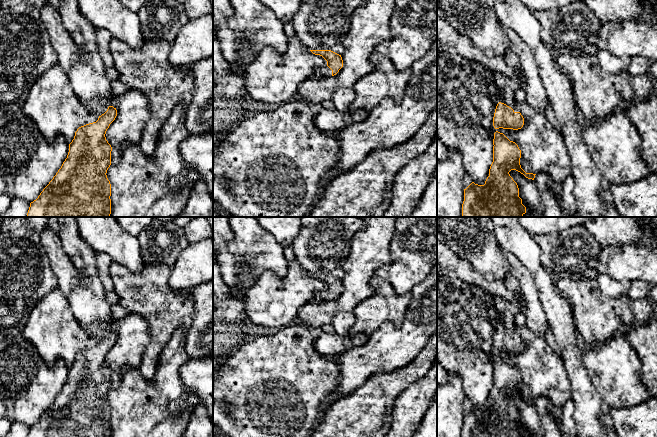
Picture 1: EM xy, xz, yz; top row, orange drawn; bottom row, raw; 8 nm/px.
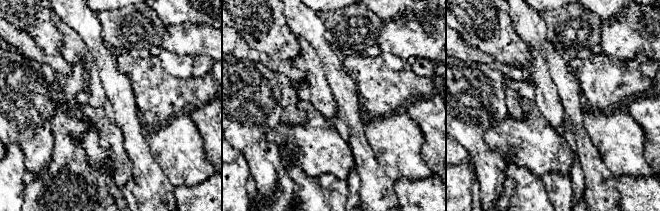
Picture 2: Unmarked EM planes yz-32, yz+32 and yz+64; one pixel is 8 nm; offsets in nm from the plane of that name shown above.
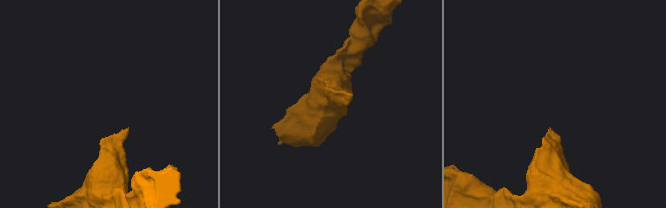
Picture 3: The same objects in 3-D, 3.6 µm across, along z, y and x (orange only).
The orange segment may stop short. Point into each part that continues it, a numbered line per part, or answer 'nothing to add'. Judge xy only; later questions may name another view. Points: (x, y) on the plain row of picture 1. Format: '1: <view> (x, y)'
1: xy (88, 302)

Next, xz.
1: xz (324, 295)

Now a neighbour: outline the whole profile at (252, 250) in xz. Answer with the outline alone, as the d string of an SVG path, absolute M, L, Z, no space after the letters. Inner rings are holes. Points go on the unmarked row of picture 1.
M231 217L229 224L234 237L219 251L216 262L220 264L222 278L232 288L235 297L245 297L264 270L272 270L279 277L287 275L288 262L283 247L270 232L260 226L255 217Z

